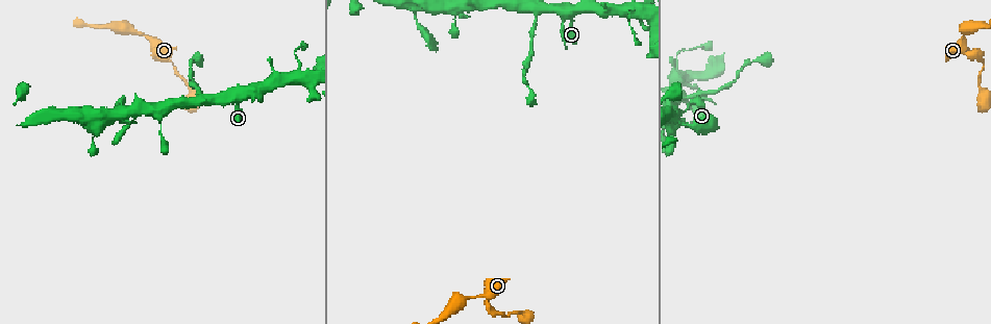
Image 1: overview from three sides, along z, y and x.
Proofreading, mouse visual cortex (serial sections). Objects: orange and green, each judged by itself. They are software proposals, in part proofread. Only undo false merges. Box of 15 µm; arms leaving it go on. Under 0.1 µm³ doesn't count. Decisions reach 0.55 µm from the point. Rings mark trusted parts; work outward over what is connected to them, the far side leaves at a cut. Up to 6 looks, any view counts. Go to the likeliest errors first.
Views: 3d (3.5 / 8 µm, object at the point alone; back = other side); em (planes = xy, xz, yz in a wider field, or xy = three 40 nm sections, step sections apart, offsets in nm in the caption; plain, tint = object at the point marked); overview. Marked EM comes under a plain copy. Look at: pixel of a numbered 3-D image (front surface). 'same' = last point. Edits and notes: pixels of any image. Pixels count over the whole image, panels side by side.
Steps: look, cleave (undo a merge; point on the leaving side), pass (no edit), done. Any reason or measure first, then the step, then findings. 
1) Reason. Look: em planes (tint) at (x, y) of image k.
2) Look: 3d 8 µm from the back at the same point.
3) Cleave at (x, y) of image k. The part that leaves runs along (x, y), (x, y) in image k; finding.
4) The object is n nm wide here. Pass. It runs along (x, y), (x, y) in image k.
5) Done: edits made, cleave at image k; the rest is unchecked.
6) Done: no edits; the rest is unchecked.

Sharp bend. Look: 3d 3.5 µm from the back at (204, 98) of image 1.

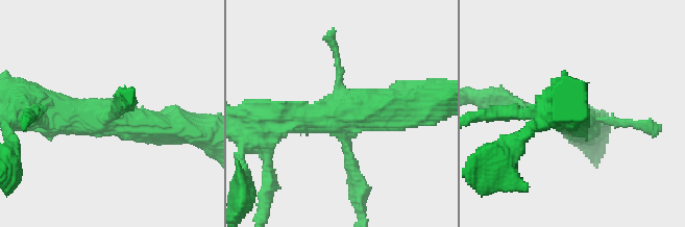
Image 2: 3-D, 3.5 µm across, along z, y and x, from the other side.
Look: em planes (tint) at (342, 117) of image 2.

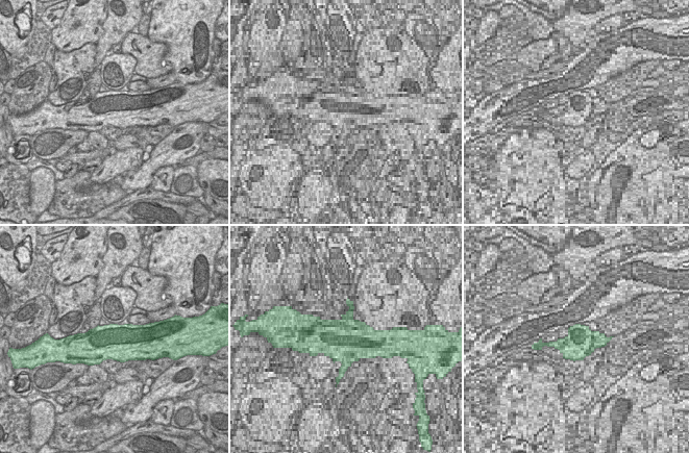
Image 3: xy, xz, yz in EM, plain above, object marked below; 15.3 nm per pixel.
The object is 600 nm wide here. Cleave at (355, 180) of image 2. The part that leaves runs along (345, 140), (362, 215) in image 2; two cells meet here.

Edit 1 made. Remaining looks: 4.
Look: overview.

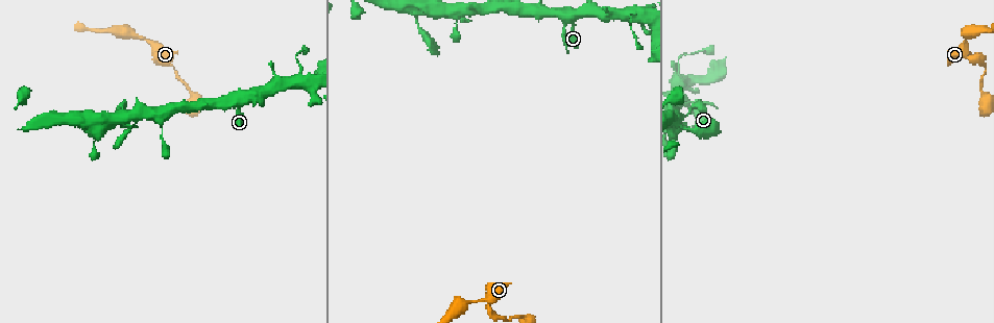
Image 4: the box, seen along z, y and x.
A narrow waist. Look: 3d 3.5 µm at (142, 38) of image 4.

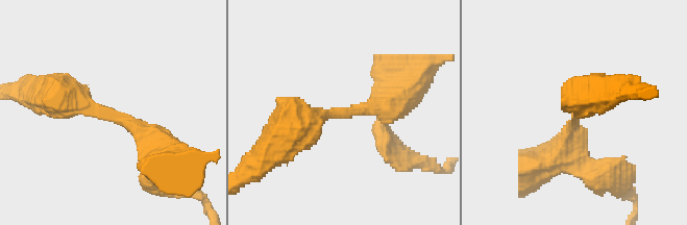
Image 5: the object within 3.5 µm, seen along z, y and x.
The arms are 350, 500 nm wide; shape alone is not enough. Look: em xy step 3 (tint) at (112, 113) of image 5.

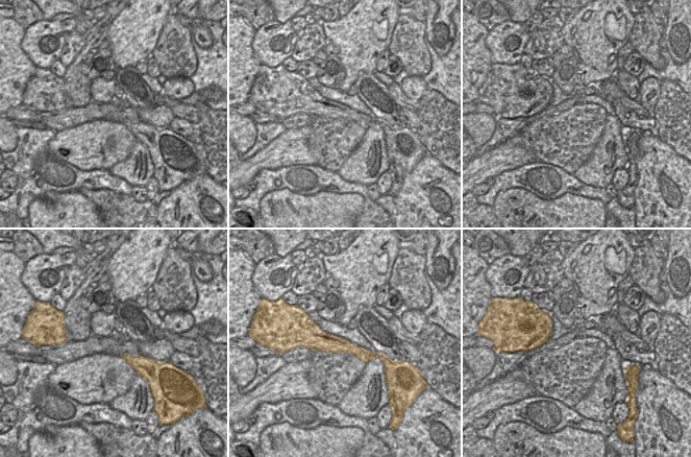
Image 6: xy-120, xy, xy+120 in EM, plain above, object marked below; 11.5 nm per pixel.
Look: em planes (tint) at the same point.

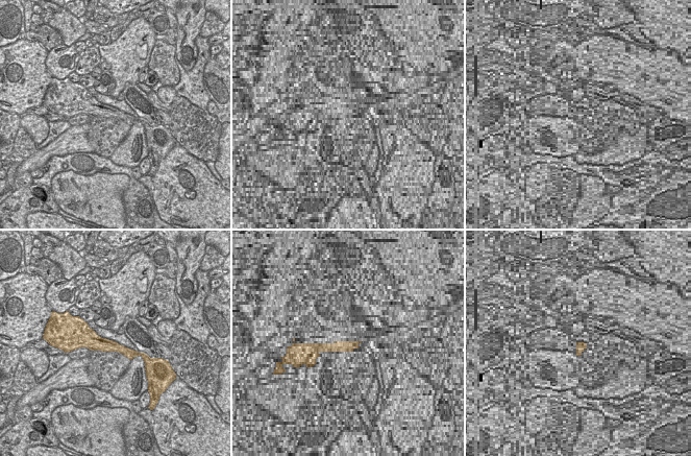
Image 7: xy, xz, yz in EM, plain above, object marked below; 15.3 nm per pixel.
Pass. It runs along (156, 157), (121, 116), (53, 91) in image 5; all the same cell.

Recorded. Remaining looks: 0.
Done: edits made, cleave at image 2; the rest is unchecked.

